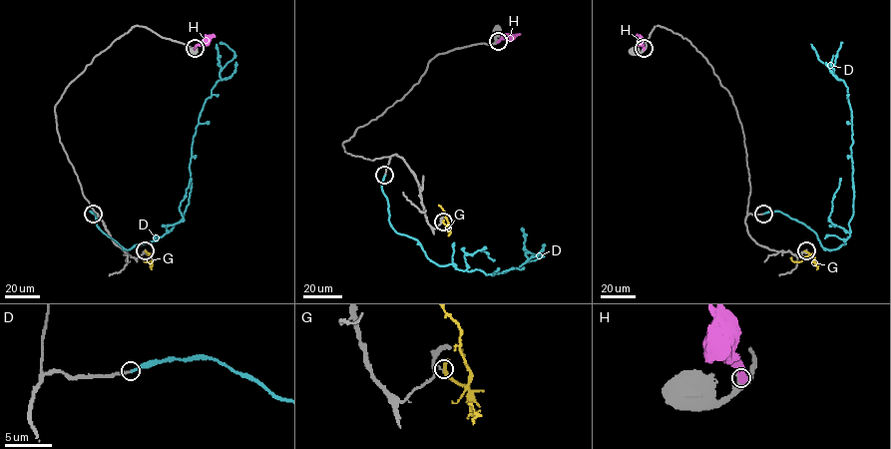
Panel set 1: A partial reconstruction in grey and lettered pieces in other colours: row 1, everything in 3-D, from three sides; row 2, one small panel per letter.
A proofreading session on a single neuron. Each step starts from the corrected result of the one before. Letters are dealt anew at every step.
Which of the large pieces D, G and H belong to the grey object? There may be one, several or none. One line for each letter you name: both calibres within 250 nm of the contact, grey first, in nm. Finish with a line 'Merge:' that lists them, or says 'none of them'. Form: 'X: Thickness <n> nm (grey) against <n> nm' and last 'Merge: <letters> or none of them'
D: Thickness 200 nm (grey) against 220 nm
Merge: D

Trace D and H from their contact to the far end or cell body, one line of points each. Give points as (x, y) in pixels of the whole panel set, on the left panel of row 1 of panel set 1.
D: (93, 214), (98, 227), (126, 249), (162, 236), (183, 216), (199, 117), (233, 57), (220, 42)
H: (195, 48), (215, 35)

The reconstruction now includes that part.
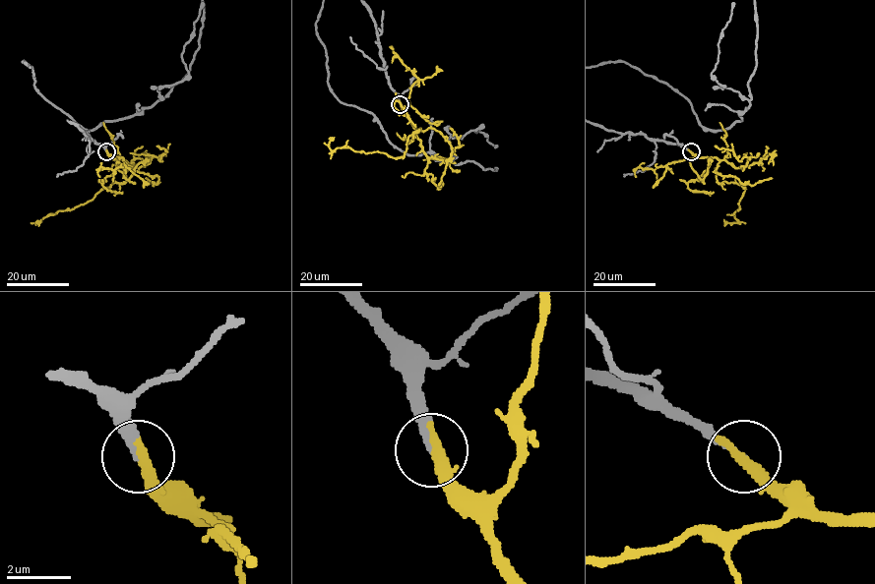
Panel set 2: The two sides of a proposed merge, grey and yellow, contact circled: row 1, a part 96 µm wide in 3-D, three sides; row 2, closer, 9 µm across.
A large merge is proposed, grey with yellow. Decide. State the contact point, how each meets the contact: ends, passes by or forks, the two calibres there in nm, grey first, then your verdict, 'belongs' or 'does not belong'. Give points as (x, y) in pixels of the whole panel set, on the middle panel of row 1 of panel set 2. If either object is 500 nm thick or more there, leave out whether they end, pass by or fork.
at (400, 104); grey ends there; yellow ends there; 160 nm thick on the grey side, 400 nm on the other; belongs

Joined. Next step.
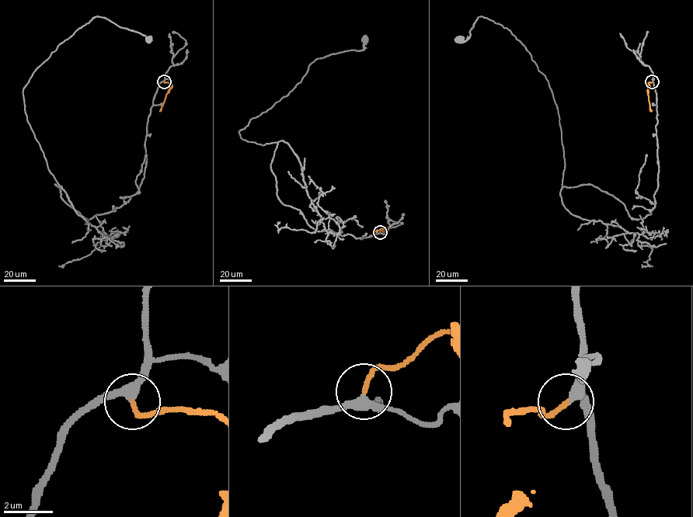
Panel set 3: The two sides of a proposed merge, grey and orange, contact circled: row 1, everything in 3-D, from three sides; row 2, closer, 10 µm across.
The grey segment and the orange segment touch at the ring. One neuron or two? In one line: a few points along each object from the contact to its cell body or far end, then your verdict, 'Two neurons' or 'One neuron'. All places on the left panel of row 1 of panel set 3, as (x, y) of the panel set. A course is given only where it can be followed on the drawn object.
Course of grey: (164, 81), (148, 118), (138, 190), (86, 219), (61, 199), (27, 121), (23, 89), (92, 18), (149, 39). Course of orange: (164, 81), (169, 82), (172, 87), (159, 111). One neuron

